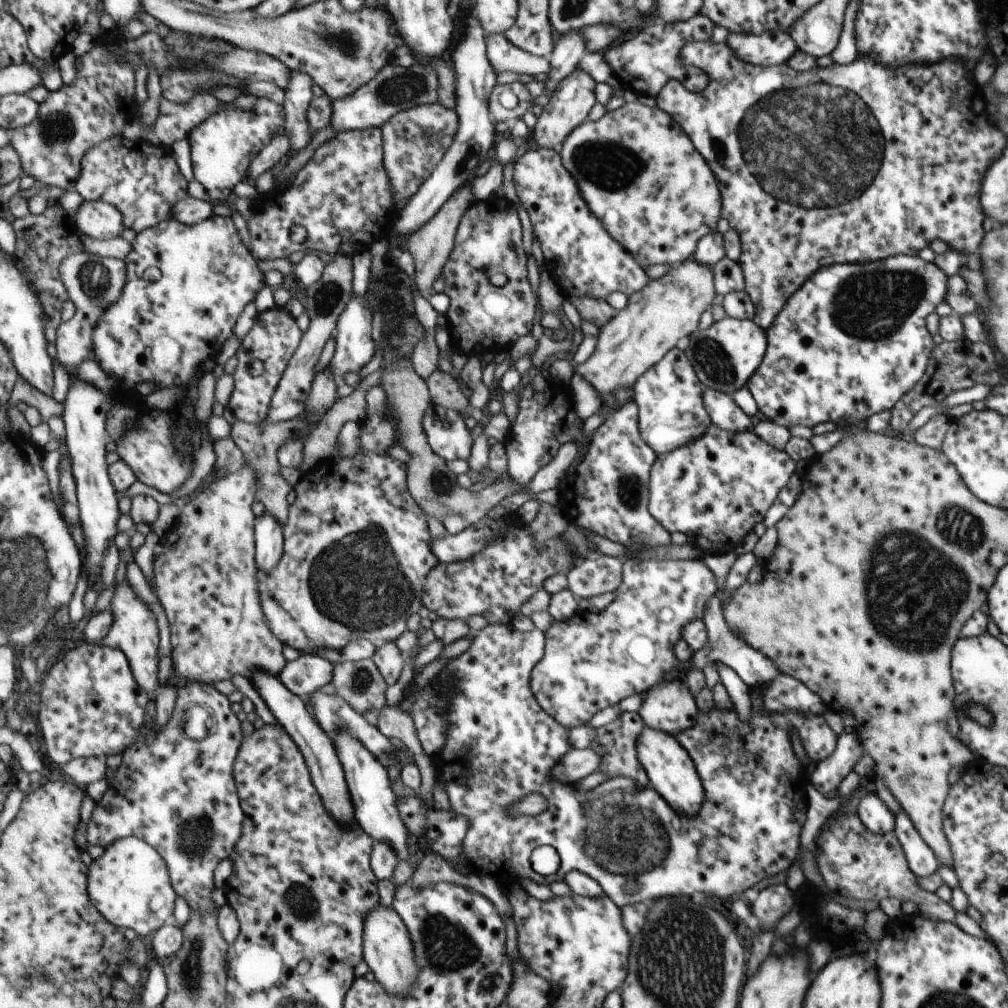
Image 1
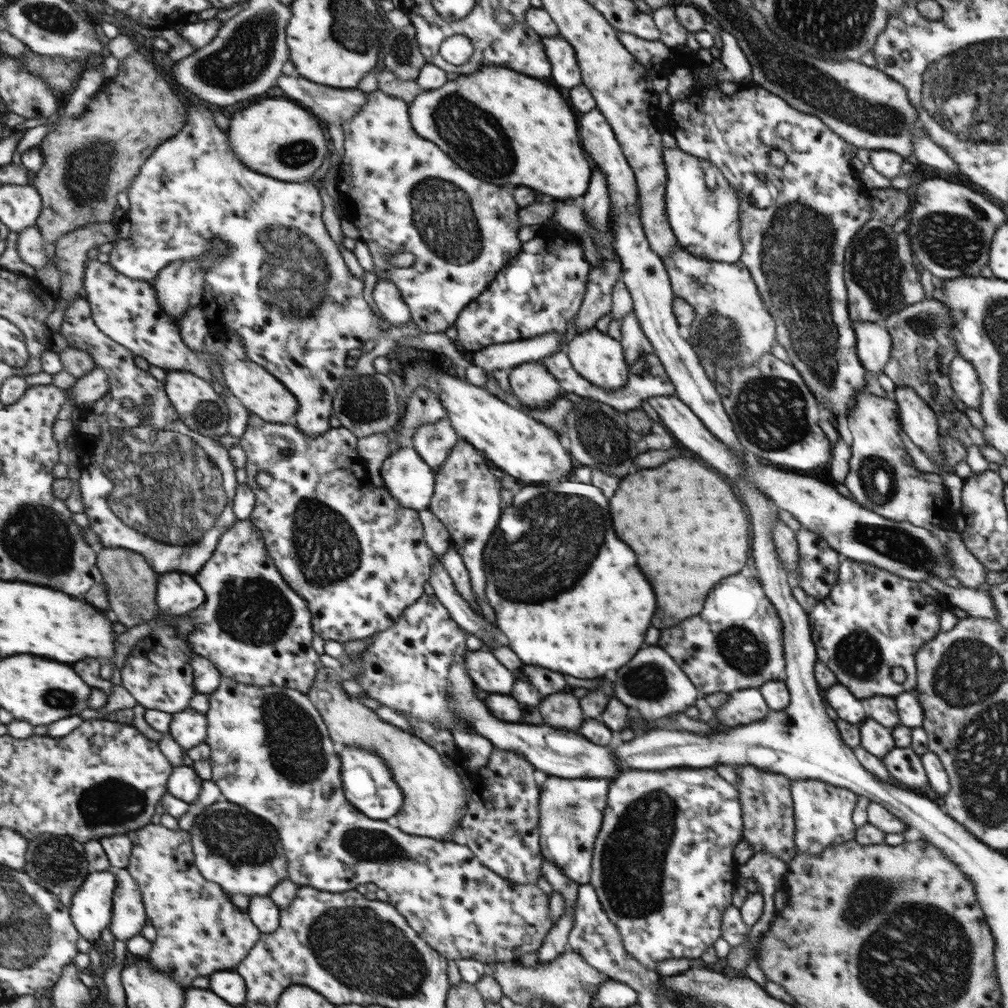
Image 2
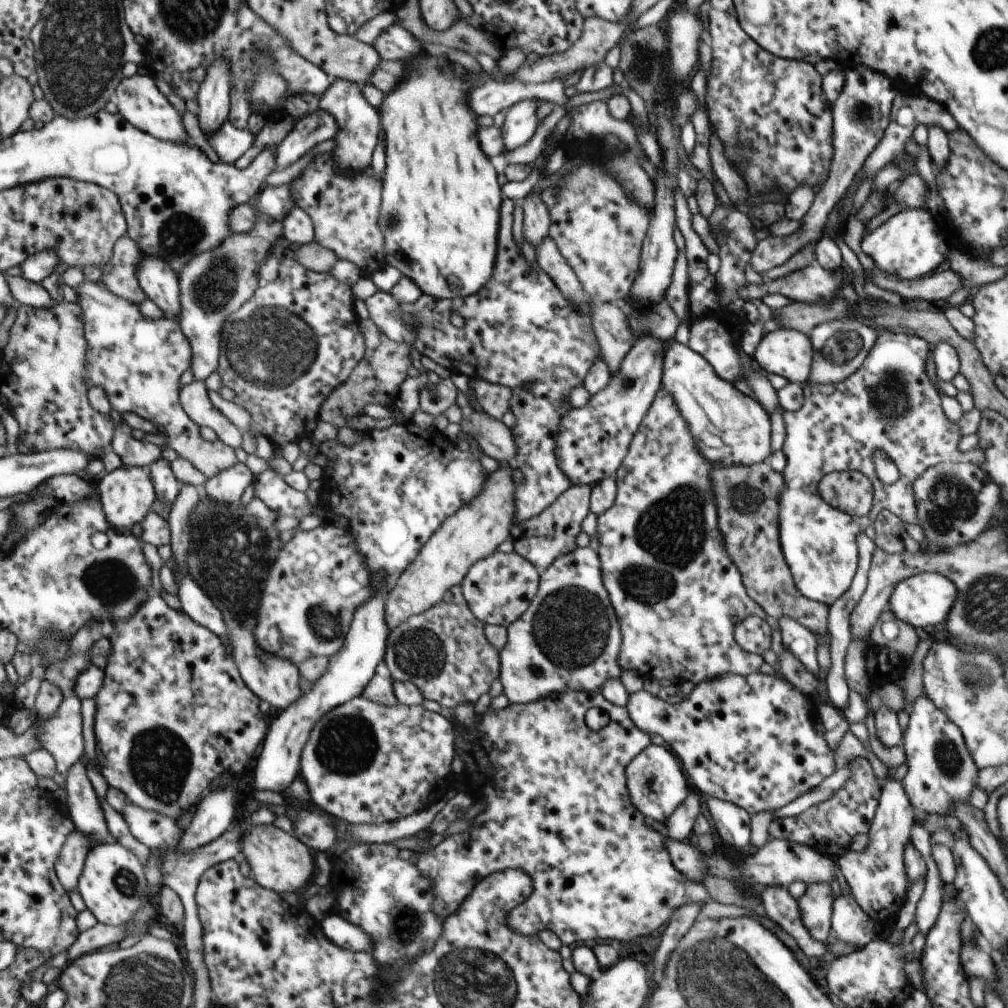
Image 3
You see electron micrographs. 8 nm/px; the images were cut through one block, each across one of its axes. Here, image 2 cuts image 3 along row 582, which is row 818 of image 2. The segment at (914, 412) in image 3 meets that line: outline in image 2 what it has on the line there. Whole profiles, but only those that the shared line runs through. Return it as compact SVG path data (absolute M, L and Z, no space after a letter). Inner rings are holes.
M803 778L791 781L791 795L796 815L794 844L798 851L819 855L830 846L857 839L858 822L854 822L854 814L858 814L858 794L854 791L821 780Z

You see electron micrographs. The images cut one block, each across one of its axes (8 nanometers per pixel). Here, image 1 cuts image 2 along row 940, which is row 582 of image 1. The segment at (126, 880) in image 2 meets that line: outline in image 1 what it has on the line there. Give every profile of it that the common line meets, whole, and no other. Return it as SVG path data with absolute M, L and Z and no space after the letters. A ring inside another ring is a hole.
M128 579L124 580L122 584L117 583L116 591L110 601L110 607L114 612L114 626L110 630L110 634L106 636L106 640L100 640L94 645L109 646L122 650L130 663L132 664L134 675L144 690L150 692L152 699L157 699L159 693L158 686L160 685L160 626L158 626L158 618L152 612L150 606L143 602L134 592L134 588L128 583Z

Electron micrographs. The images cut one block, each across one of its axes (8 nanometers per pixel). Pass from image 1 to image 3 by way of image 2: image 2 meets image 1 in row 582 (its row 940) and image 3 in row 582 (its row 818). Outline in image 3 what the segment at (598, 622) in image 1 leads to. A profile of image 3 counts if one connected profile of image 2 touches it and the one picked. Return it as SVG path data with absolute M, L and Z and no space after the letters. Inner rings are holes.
M661 387L648 410L646 416L640 424L640 428L630 444L628 453L615 474L617 494L614 505L608 508L604 514L598 516L598 557L600 558L603 584L607 591L610 603L614 608L618 618L621 634L622 646L618 654L618 664L623 670L636 670L644 679L650 680L671 680L672 682L687 681L695 686L724 676L724 674L740 674L746 676L759 672L761 665L764 663L760 655L750 654L742 650L740 644L734 639L734 630L738 622L750 616L766 617L764 610L756 603L752 602L749 594L746 594L748 588L745 587L744 579L741 572L731 562L728 556L728 550L724 550L724 538L720 534L718 525L718 514L716 511L716 500L712 480L710 480L710 470L714 468L712 462L702 455L698 450L697 443L694 442L693 432L690 431L689 423L686 422L685 416L681 414L678 404L674 402L672 394Z

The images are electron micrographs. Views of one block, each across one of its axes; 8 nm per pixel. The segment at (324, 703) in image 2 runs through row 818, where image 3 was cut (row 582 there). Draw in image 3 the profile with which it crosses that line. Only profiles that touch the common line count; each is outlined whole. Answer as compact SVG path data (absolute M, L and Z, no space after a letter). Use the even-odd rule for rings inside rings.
M513 463L506 466L500 465L498 470L486 474L486 484L482 486L482 492L476 498L473 498L470 504L462 506L453 517L450 517L441 526L441 529L429 539L428 544L417 556L417 560L404 570L397 586L390 590L386 600L385 620L389 630L393 630L396 626L401 626L402 622L405 622L408 618L423 614L432 606L438 605L438 602L442 602L442 598L450 589L453 589L455 585L461 585L465 581L469 570L478 561L492 556L497 552L498 546L508 538L511 527L514 525L514 514L516 514L516 506L514 506L514 490L516 490L516 486L514 486L515 482L512 479L512 468L514 467Z

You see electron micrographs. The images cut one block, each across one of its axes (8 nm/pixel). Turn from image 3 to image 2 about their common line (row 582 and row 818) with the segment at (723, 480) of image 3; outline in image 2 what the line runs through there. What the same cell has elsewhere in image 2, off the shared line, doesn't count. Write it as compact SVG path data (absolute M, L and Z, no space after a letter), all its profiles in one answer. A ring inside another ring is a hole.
M736 765L734 769L740 776L737 785L744 811L744 838L754 848L754 852L768 851L785 863L792 861L798 850L794 844L796 815L793 810L791 780L783 774L758 770L753 766Z

